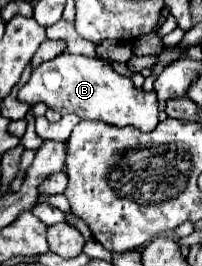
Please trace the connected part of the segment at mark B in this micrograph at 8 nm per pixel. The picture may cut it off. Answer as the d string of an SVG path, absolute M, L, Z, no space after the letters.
M62 52L50 62L42 62L32 70L30 80L18 90L18 100L34 106L44 102L60 114L76 114L80 120L96 120L112 126L134 126L140 132L150 132L158 126L158 100L154 92L144 92L132 86L132 80L120 76L108 62L94 56L74 56Z

